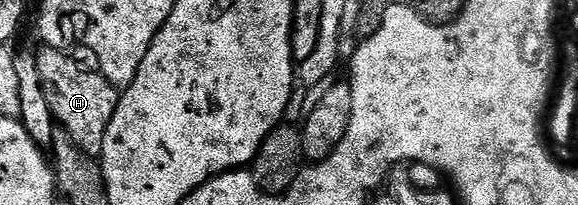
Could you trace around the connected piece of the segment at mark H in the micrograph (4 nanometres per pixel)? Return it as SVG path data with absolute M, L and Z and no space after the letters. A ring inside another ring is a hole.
M47 45L41 48L36 51L38 73L46 89L46 101L53 119L70 136L74 145L82 149L82 153L99 157L102 153L102 141L106 141L106 129L120 104L121 92L99 70L87 71L86 68L79 67L68 56L71 54L67 50Z

